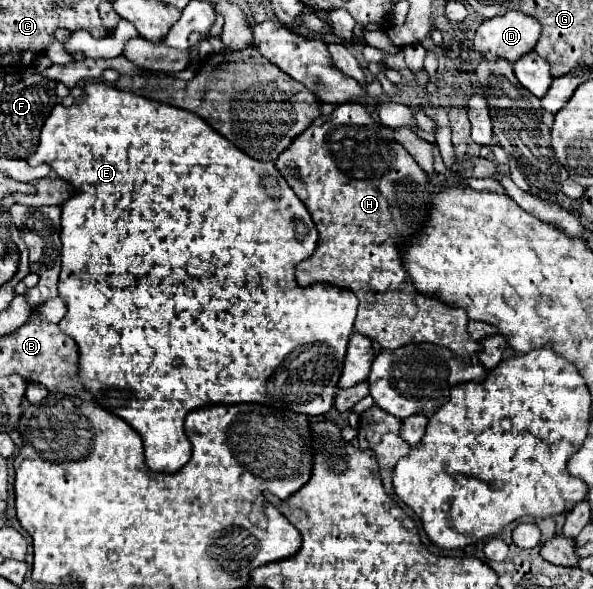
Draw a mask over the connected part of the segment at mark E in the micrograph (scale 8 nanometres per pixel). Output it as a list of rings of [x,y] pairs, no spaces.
[[[90,82],[82,88],[82,96],[80,98],[74,98],[72,106],[62,106],[62,104],[56,104],[50,112],[50,116],[46,118],[42,130],[40,130],[40,142],[38,142],[38,148],[36,152],[28,158],[28,164],[30,166],[38,166],[38,164],[48,164],[52,166],[52,170],[66,182],[70,182],[76,192],[74,192],[74,198],[66,200],[61,205],[61,230],[60,239],[62,243],[61,250],[61,272],[60,272],[60,284],[58,284],[58,292],[60,296],[66,300],[68,304],[68,312],[66,316],[60,320],[60,328],[64,334],[72,336],[78,344],[78,350],[80,350],[80,378],[86,386],[86,390],[96,398],[96,402],[120,416],[122,420],[126,420],[140,436],[142,436],[142,442],[144,442],[144,454],[146,454],[146,464],[152,472],[162,472],[162,474],[174,474],[178,472],[184,464],[188,464],[190,456],[192,456],[192,444],[188,442],[186,434],[184,434],[184,418],[188,412],[196,410],[196,408],[204,408],[204,406],[212,406],[212,404],[242,404],[242,402],[262,402],[262,404],[268,404],[268,406],[278,406],[278,408],[288,408],[292,412],[302,412],[302,414],[308,414],[308,416],[320,416],[320,414],[326,414],[332,406],[334,406],[334,396],[336,396],[336,390],[338,390],[338,378],[340,378],[340,372],[342,372],[342,366],[344,366],[344,356],[346,356],[346,346],[348,346],[348,338],[352,334],[352,326],[354,326],[354,318],[356,318],[356,310],[358,310],[358,298],[354,292],[350,290],[344,290],[344,288],[336,288],[336,286],[330,286],[330,284],[314,284],[310,288],[302,288],[296,284],[296,278],[294,278],[294,266],[302,260],[306,260],[314,250],[316,250],[316,244],[318,244],[318,232],[316,232],[316,226],[310,218],[310,212],[306,210],[306,206],[302,204],[302,200],[294,194],[294,190],[288,186],[288,182],[282,178],[282,174],[278,172],[278,168],[272,164],[272,162],[260,162],[260,160],[254,160],[250,158],[248,154],[244,154],[242,150],[238,150],[234,144],[230,144],[224,136],[218,136],[218,132],[214,132],[202,118],[198,118],[196,114],[188,114],[188,110],[180,110],[180,108],[174,108],[170,104],[162,104],[162,102],[156,102],[156,100],[148,100],[148,98],[142,98],[142,96],[136,96],[132,92],[122,92],[110,84],[102,84],[102,82]]]

